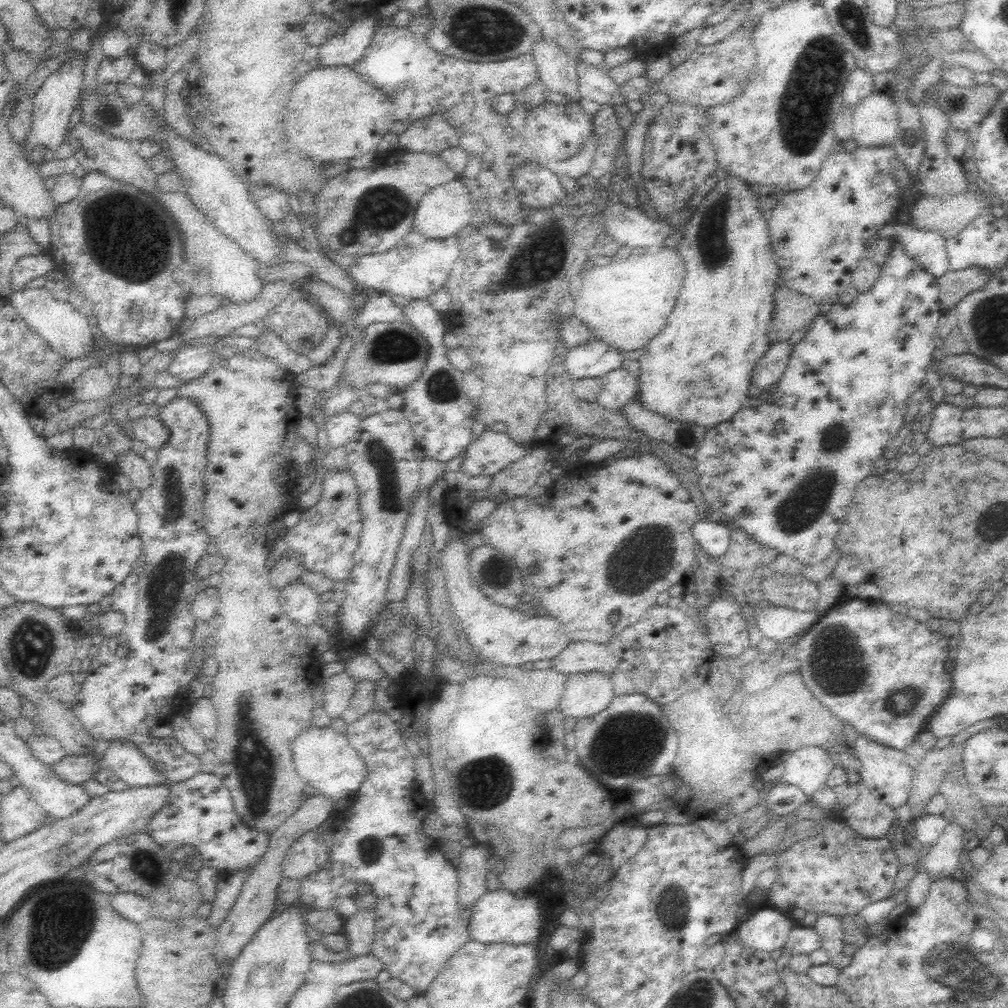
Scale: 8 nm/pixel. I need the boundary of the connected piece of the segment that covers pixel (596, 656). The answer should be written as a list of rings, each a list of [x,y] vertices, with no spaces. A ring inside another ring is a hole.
[[[571,641],[550,659],[550,666],[555,671],[568,675],[596,671],[609,676],[618,667],[618,663],[606,644]]]

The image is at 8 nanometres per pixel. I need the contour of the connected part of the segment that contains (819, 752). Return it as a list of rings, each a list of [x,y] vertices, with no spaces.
[[[821,745],[796,750],[785,766],[780,780],[800,789],[808,799],[827,786],[830,772],[835,768],[831,751],[824,750]]]

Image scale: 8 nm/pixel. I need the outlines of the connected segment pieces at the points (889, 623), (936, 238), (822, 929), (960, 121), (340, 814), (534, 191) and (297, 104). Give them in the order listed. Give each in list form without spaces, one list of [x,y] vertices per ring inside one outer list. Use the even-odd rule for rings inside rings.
[[[860,597],[835,605],[808,632],[795,639],[793,658],[800,660],[800,674],[808,690],[822,706],[826,706],[839,721],[842,720],[842,724],[850,724],[856,735],[866,736],[870,742],[903,751],[915,742],[924,730],[924,724],[948,698],[952,680],[951,673],[944,672],[944,662],[953,651],[944,636],[928,626],[925,616],[894,610],[895,606]],[[936,682],[944,684],[944,692],[920,692],[930,690],[928,684]]]
[[[898,219],[883,226],[876,237],[900,240],[906,254],[914,257],[928,274],[940,278],[949,272],[945,238],[934,230],[922,230]]]
[[[820,913],[813,925],[820,935],[822,947],[828,953],[830,965],[839,970],[846,968],[852,962],[852,957],[842,955],[842,948],[851,934],[841,921],[841,917],[830,913]]]
[[[984,78],[980,85],[973,87],[954,86],[941,80],[928,86],[924,102],[946,113],[952,127],[967,132],[975,131],[992,112],[1000,94],[998,88]]]
[[[373,709],[343,730],[350,747],[358,752],[358,757],[366,765],[365,782],[333,811],[329,820],[329,859],[320,870],[312,871],[299,880],[298,904],[308,910],[333,910],[343,919],[348,919],[360,909],[360,886],[372,886],[376,894],[370,898],[376,913],[376,932],[371,954],[383,964],[384,975],[399,978],[422,993],[436,980],[452,955],[469,941],[466,923],[468,910],[458,906],[458,873],[436,846],[439,842],[429,840],[422,834],[423,820],[416,818],[410,810],[410,796],[416,794],[415,751],[402,742],[398,722],[392,721],[385,711]]]
[[[532,158],[514,168],[512,177],[514,177],[514,187],[522,193],[521,201],[525,208],[552,208],[558,206],[564,198],[567,191],[560,186],[559,180],[550,170],[538,168],[538,163],[534,164]]]
[[[314,64],[313,68],[316,70],[294,81],[285,104],[284,126],[289,141],[311,158],[314,156],[313,159],[320,166],[343,164],[350,158],[358,158],[362,154],[376,150],[378,142],[382,140],[386,132],[390,131],[392,122],[396,120],[393,102],[384,96],[382,90],[376,90],[374,86],[366,84],[364,78],[350,66],[324,66],[322,68]]]

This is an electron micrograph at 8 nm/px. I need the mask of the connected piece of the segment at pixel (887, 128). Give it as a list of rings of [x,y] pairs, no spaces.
[[[874,91],[853,109],[853,143],[857,146],[892,146],[897,139],[897,106],[884,91]]]

